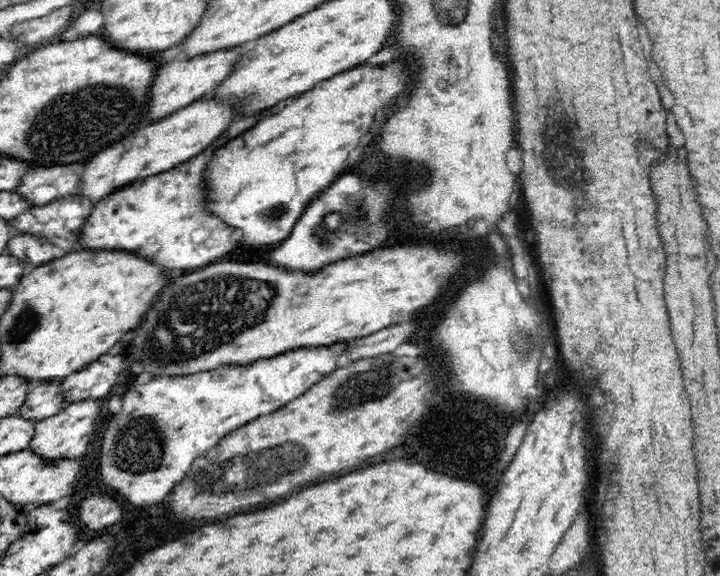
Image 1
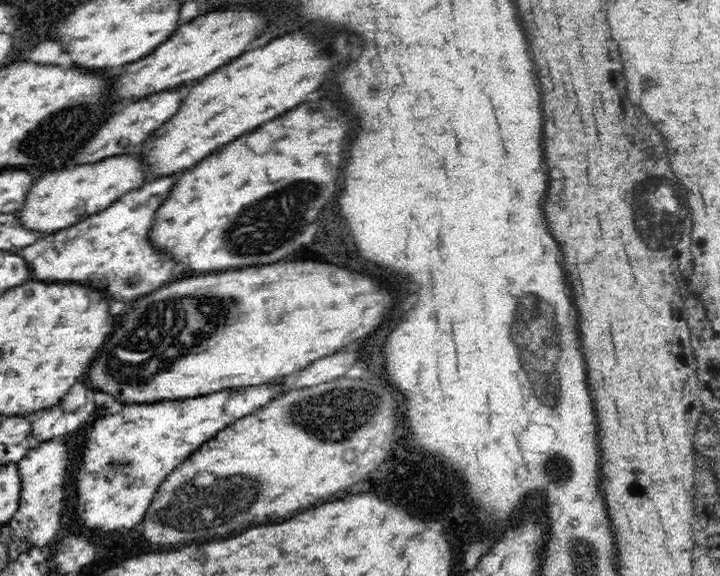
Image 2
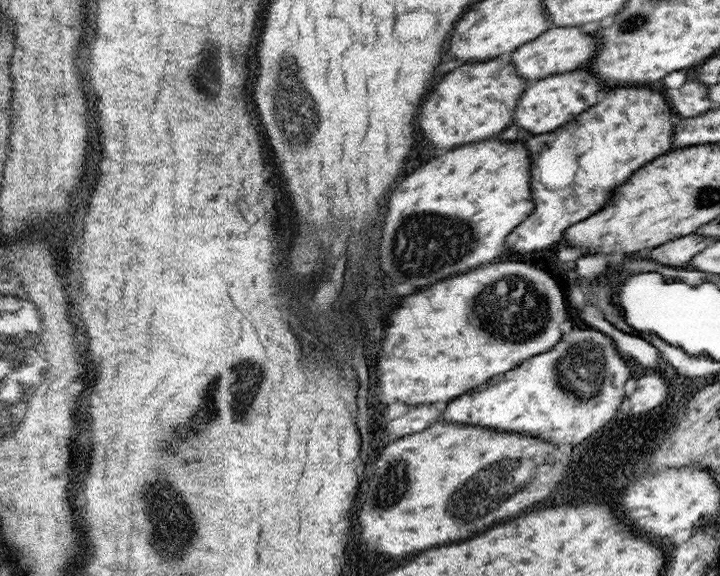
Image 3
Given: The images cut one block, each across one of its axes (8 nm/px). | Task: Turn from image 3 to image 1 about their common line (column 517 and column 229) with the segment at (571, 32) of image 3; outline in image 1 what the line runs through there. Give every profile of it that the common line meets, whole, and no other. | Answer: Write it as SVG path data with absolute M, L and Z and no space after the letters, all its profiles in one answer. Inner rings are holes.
M234 48L230 52L214 52L214 56L198 56L198 60L174 60L170 64L162 64L152 84L150 92L152 100L146 114L146 124L162 120L172 112L190 106L194 100L202 96L210 96L210 92L226 78L226 72L230 72L230 68L238 62L238 58L240 54Z

